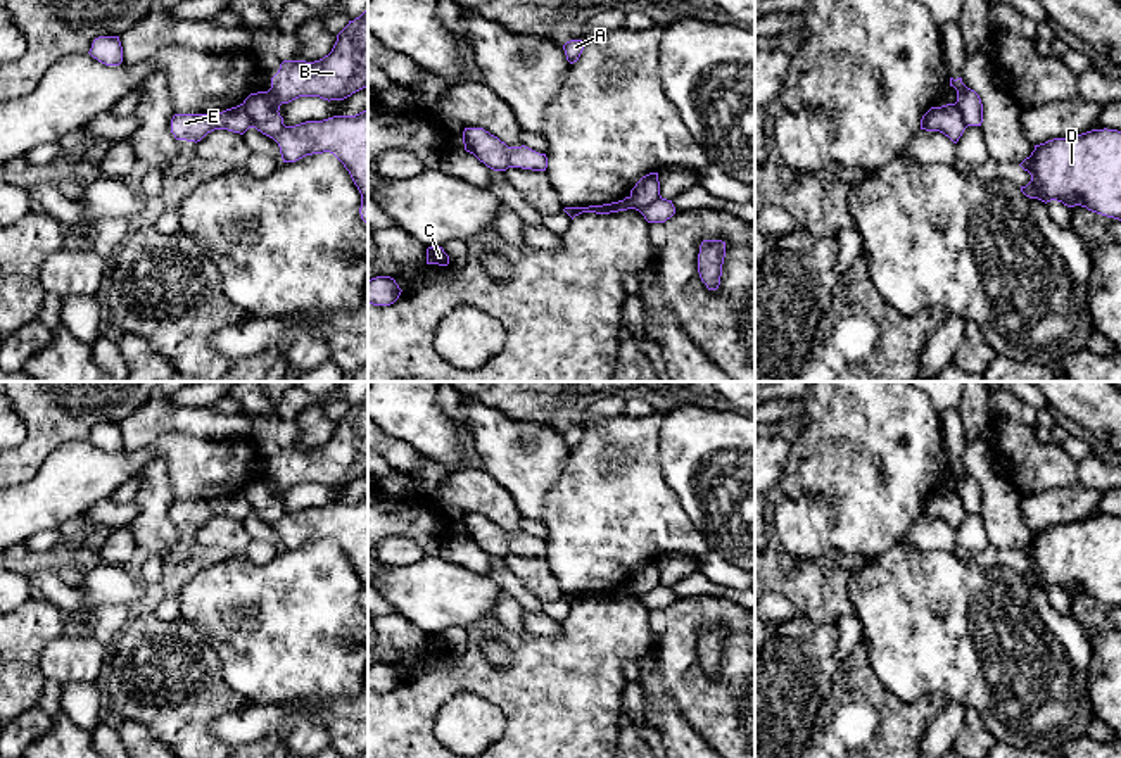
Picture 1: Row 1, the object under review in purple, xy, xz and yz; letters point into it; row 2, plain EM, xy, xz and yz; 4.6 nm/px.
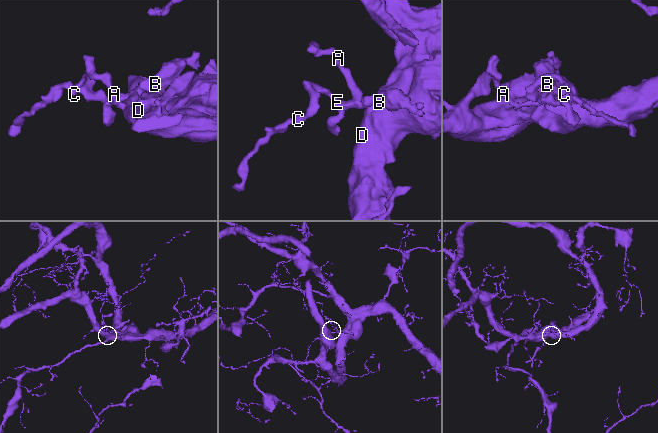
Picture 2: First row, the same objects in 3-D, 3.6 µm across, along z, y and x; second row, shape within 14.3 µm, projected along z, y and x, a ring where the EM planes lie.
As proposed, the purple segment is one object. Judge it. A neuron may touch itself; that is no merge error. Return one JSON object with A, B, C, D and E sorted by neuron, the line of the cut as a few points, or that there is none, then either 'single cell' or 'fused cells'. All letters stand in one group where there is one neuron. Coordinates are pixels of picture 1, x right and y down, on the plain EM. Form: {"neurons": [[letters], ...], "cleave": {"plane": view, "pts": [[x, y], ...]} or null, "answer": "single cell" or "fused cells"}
{"neurons": [["A", "D"], ["B", "C", "E"]], "cleave": {"plane": "xz", "pts": [[660, 582], [643, 593], [634, 593], [629, 587]]}, "answer": "fused cells"}

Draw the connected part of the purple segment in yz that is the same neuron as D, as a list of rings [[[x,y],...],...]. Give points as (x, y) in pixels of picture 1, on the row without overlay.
[[[1104,515],[1048,527],[1035,532],[1019,553],[1031,561],[1031,568],[1021,573],[1026,584],[1045,591],[1057,587],[1067,594],[1081,592],[1121,608],[1121,518]]]

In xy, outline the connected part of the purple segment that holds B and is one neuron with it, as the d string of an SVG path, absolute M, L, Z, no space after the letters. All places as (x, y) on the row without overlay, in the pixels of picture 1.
M368 394L349 407L337 421L337 428L328 442L320 447L283 447L278 459L271 464L268 477L271 496L280 497L282 490L288 490L299 483L320 483L323 487L344 487L352 480L368 473Z

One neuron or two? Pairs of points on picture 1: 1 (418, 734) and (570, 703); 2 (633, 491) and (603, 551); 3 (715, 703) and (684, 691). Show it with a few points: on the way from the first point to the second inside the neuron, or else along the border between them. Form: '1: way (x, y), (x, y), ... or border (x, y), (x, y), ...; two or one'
1: way (441, 691), (449, 682), (489, 682), (527, 691); one
2: way (617, 506), (603, 522), (603, 536); one
3: way (709, 703), (691, 691); one

